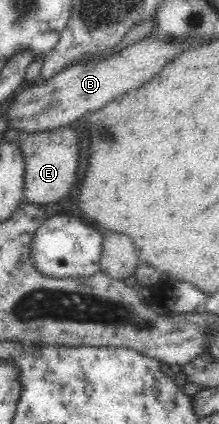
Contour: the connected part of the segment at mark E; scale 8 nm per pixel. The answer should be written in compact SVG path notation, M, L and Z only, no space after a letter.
M73 127L26 133L18 143L22 151L23 200L33 205L46 206L64 198L76 182L78 168L78 136Z

